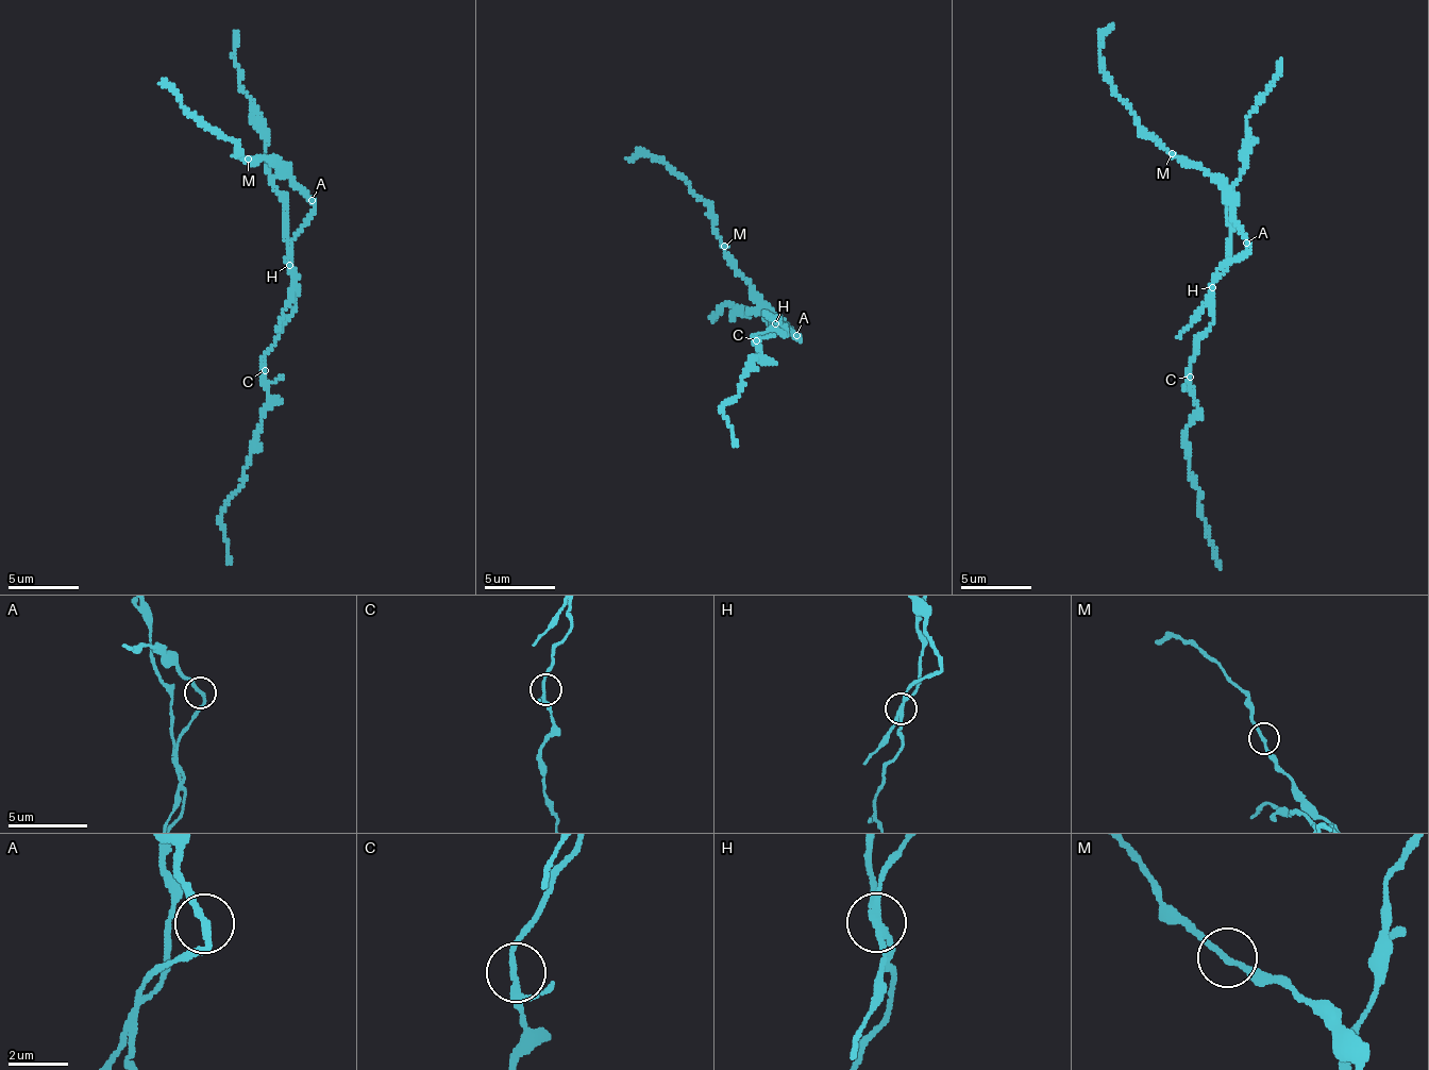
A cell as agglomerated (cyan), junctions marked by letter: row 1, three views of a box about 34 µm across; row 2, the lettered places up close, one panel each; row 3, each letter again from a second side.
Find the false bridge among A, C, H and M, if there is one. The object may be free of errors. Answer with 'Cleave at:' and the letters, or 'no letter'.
Cleave at: H

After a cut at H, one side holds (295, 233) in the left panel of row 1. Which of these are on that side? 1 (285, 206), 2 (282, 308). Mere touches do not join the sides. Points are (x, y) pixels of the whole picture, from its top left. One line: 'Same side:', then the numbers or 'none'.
Same side: none

